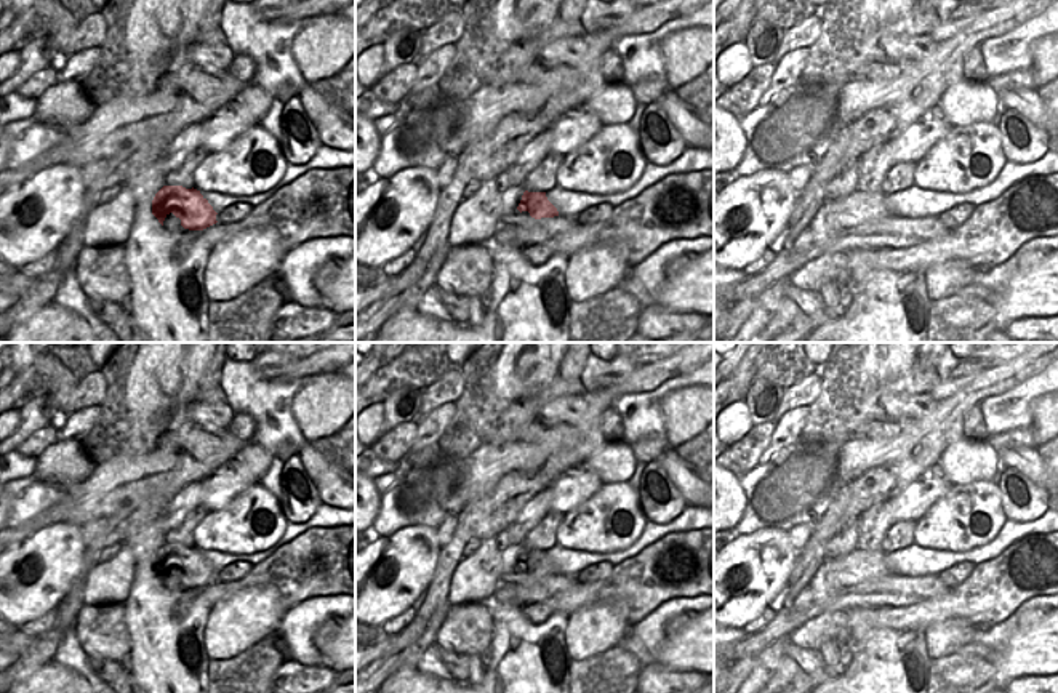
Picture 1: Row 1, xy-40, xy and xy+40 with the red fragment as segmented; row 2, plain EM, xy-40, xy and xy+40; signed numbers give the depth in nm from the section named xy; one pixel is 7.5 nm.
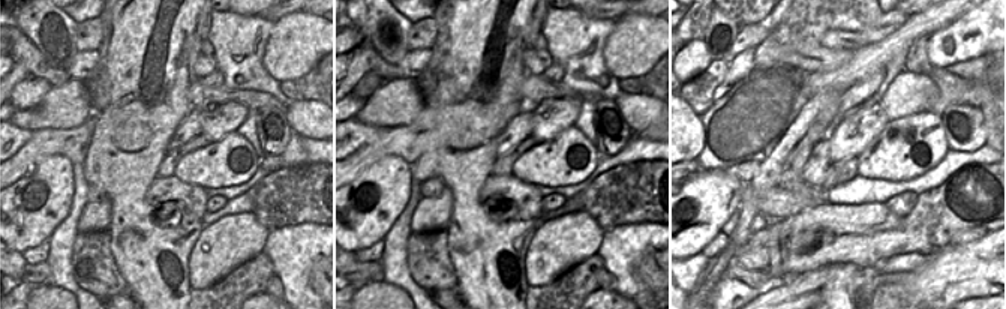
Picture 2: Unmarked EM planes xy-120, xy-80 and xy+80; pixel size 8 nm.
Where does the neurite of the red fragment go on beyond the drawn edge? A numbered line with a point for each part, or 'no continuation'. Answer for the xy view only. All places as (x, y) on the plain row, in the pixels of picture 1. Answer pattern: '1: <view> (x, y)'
1: xy (476, 578)

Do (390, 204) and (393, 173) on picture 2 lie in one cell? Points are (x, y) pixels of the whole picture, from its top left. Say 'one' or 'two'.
one

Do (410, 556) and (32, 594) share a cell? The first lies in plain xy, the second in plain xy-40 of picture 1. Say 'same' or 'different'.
same

